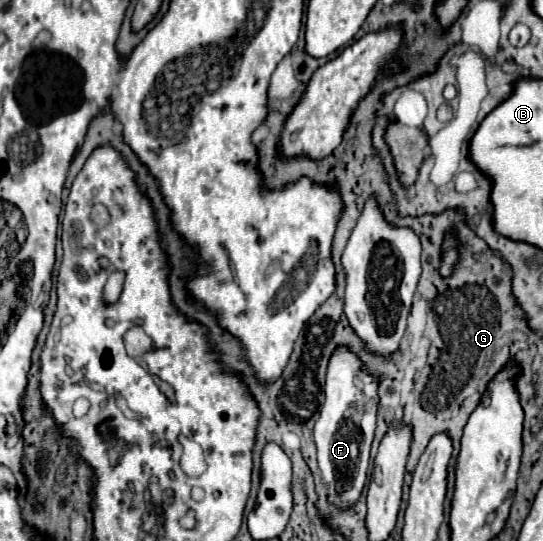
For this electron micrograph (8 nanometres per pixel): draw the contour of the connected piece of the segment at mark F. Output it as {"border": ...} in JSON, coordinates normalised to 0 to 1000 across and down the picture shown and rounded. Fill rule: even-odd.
{"border":[[[624,638],[602,678],[599,708],[599,745],[591,767],[580,782],[580,819],[584,852],[595,874],[595,889],[606,896],[606,922],[621,937],[650,933],[672,900],[680,830],[691,800],[691,763],[694,763],[694,701],[669,686],[665,664],[635,638]]]}

